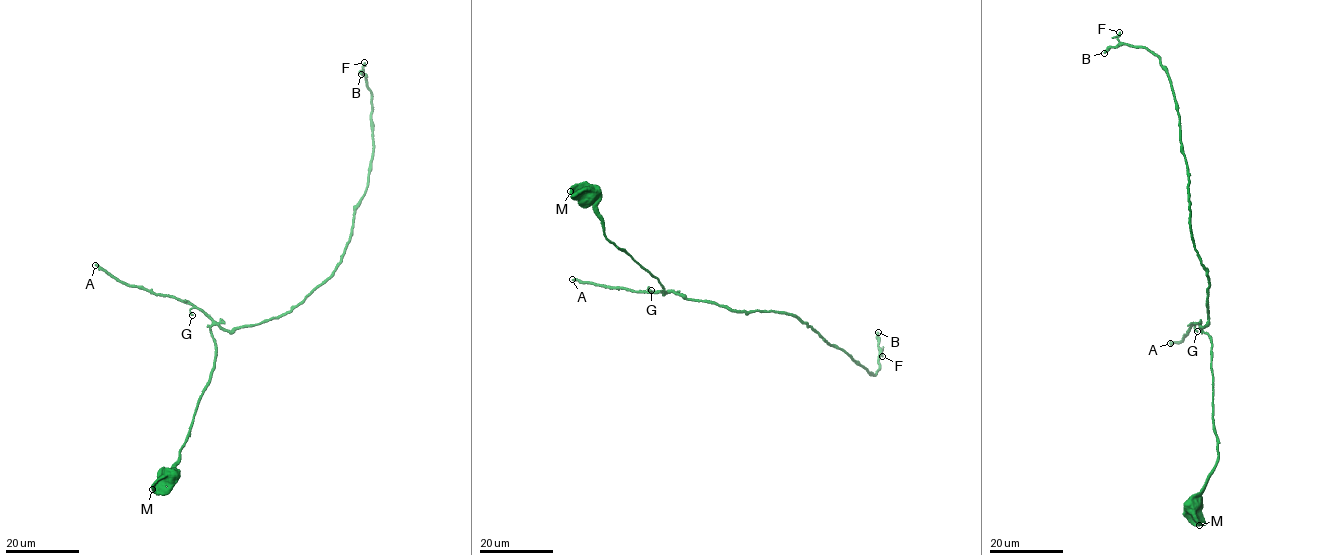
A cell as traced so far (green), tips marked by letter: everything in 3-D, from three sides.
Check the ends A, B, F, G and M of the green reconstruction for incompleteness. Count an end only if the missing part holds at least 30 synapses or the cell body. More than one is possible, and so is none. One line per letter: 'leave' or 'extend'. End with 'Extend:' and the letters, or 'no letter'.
A: extend
B: extend
F: leave
G: leave
M: leave
Extend: A, B

